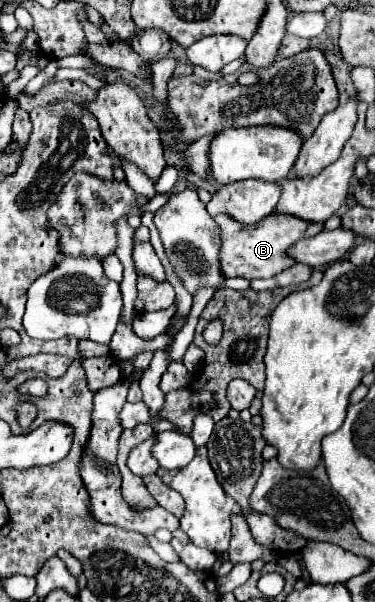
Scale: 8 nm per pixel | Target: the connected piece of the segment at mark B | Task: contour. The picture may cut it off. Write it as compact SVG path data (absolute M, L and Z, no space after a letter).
M228 214L214 216L214 222L222 230L222 250L220 250L220 266L226 278L272 278L274 274L290 268L294 260L288 256L288 246L294 246L298 240L316 236L324 230L324 222L308 222L296 218L292 214L272 214L256 224L240 224Z

